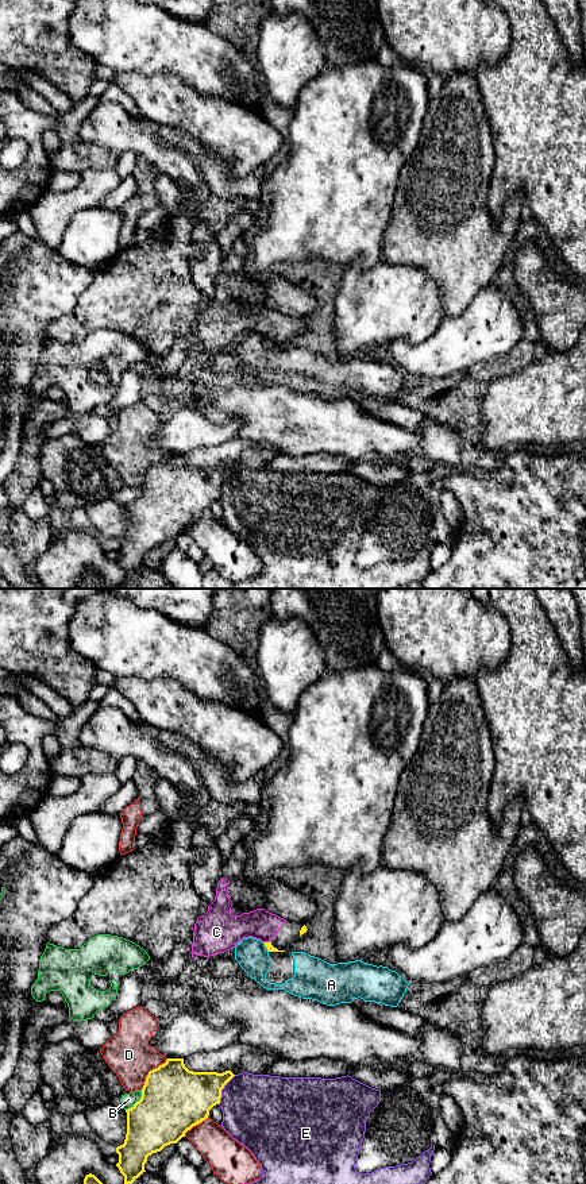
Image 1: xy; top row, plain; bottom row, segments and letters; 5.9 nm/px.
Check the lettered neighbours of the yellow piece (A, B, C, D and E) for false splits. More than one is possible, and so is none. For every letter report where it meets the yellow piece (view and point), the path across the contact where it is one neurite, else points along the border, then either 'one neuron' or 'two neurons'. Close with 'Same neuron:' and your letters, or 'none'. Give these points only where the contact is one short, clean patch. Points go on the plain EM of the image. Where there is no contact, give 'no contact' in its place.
A: contact xy (265, 340); two neurons
B: contact xy (137, 497); two neurons
C: contact xy (269, 336); way xy (270, 343), (269, 336), (258, 326), (228, 326); one neuron
D: contact xy (150, 466); two neurons
E: contact xy (222, 483); two neurons
Same neuron: C

